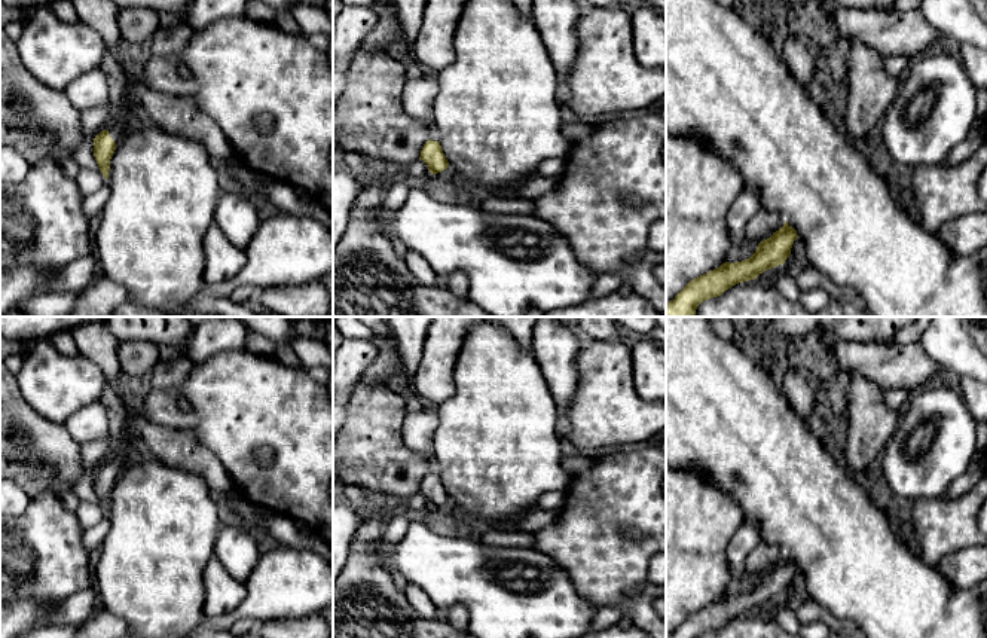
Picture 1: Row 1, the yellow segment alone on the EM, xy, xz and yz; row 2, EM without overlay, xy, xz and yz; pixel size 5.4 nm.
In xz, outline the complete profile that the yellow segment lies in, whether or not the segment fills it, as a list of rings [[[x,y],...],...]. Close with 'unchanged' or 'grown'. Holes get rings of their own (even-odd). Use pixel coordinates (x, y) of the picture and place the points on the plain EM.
[[[428,473],[421,483],[419,492],[427,497],[431,507],[441,506],[449,500],[440,474]]]; unchanged

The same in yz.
[[[783,555],[779,564],[758,577],[749,592],[734,596],[725,595],[719,601],[691,613],[666,638],[700,638],[703,634],[721,629],[739,616],[755,613],[764,604],[783,598],[797,571],[797,564]]]; unchanged

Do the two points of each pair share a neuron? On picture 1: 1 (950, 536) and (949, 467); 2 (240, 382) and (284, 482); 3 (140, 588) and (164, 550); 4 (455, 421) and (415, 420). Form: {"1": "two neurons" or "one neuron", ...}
{"1": "two neurons", "2": "one neuron", "3": "one neuron", "4": "two neurons"}

